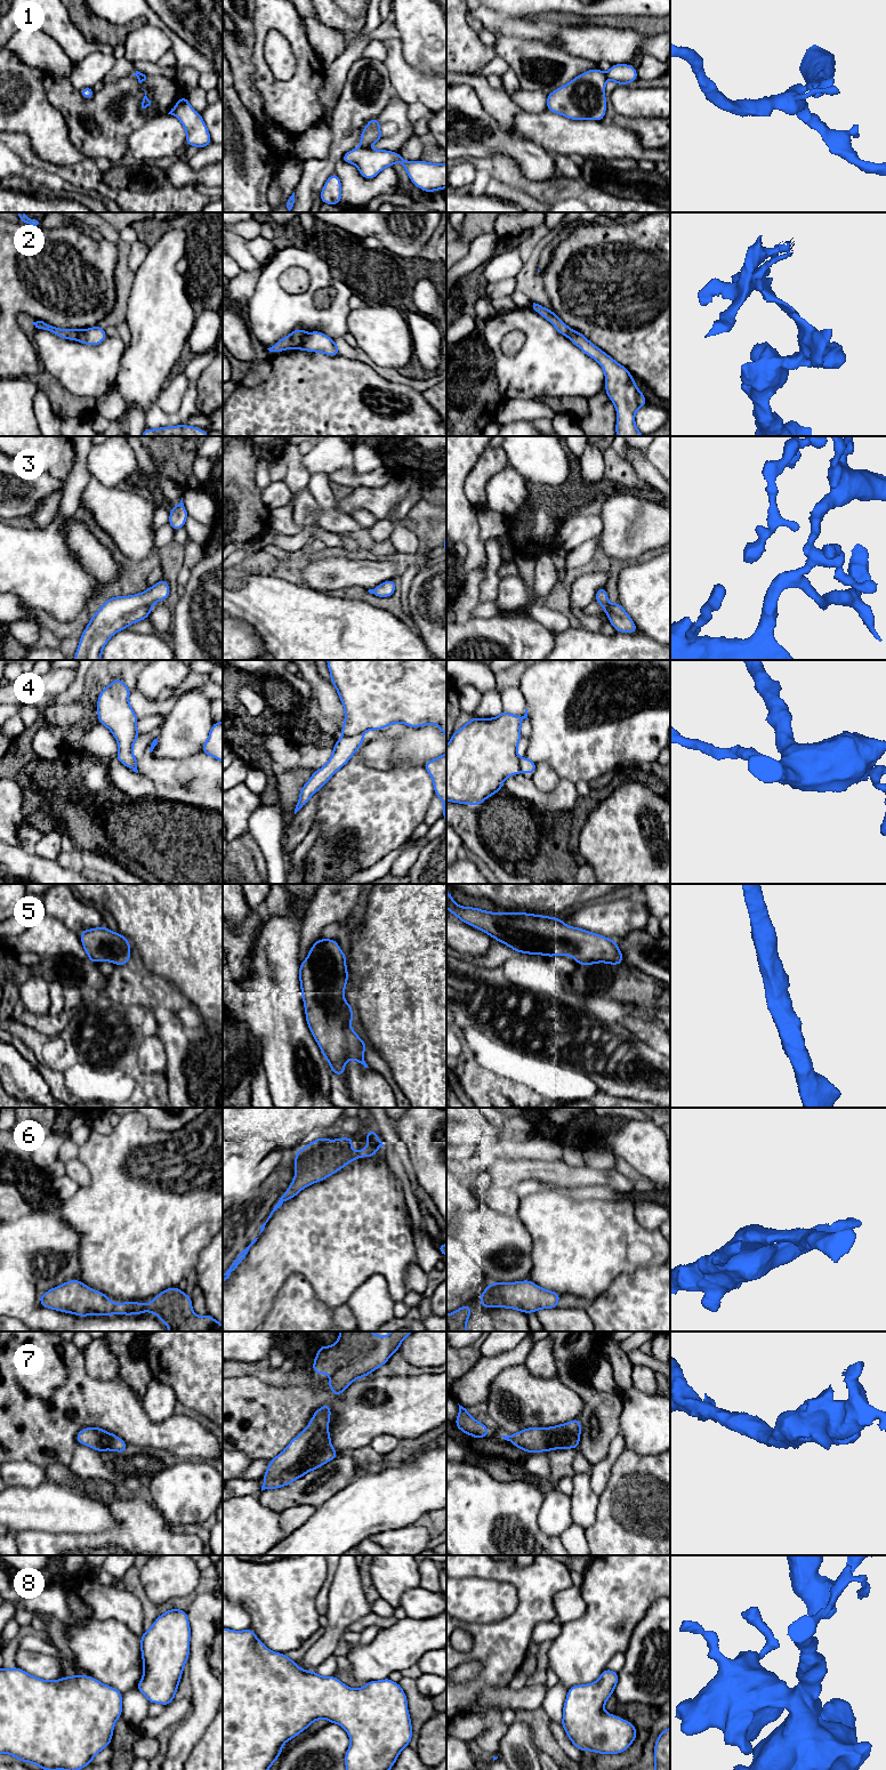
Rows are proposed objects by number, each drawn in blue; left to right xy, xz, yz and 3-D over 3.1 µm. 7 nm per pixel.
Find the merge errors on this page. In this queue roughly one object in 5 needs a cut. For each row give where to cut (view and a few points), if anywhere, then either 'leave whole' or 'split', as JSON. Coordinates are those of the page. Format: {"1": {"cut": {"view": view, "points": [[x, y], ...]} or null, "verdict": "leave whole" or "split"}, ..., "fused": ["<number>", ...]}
{"1": {"cut": {"view": "xz", "points": [[360, 145], [365, 147]]}, "verdict": "split"}, "2": {"cut": {"view": "xz", "points": [[307, 334], [296, 347]]}, "verdict": "split"}, "3": {"cut": null, "verdict": "leave whole"}, "4": {"cut": {"view": "xz", "points": [[362, 732], [343, 737]]}, "verdict": "split"}, "5": {"cut": null, "verdict": "leave whole"}, "6": {"cut": null, "verdict": "leave whole"}, "7": {"cut": null, "verdict": "leave whole"}, "8": {"cut": null, "verdict": "leave whole"}, "fused": ["1", "2", "4"]}

